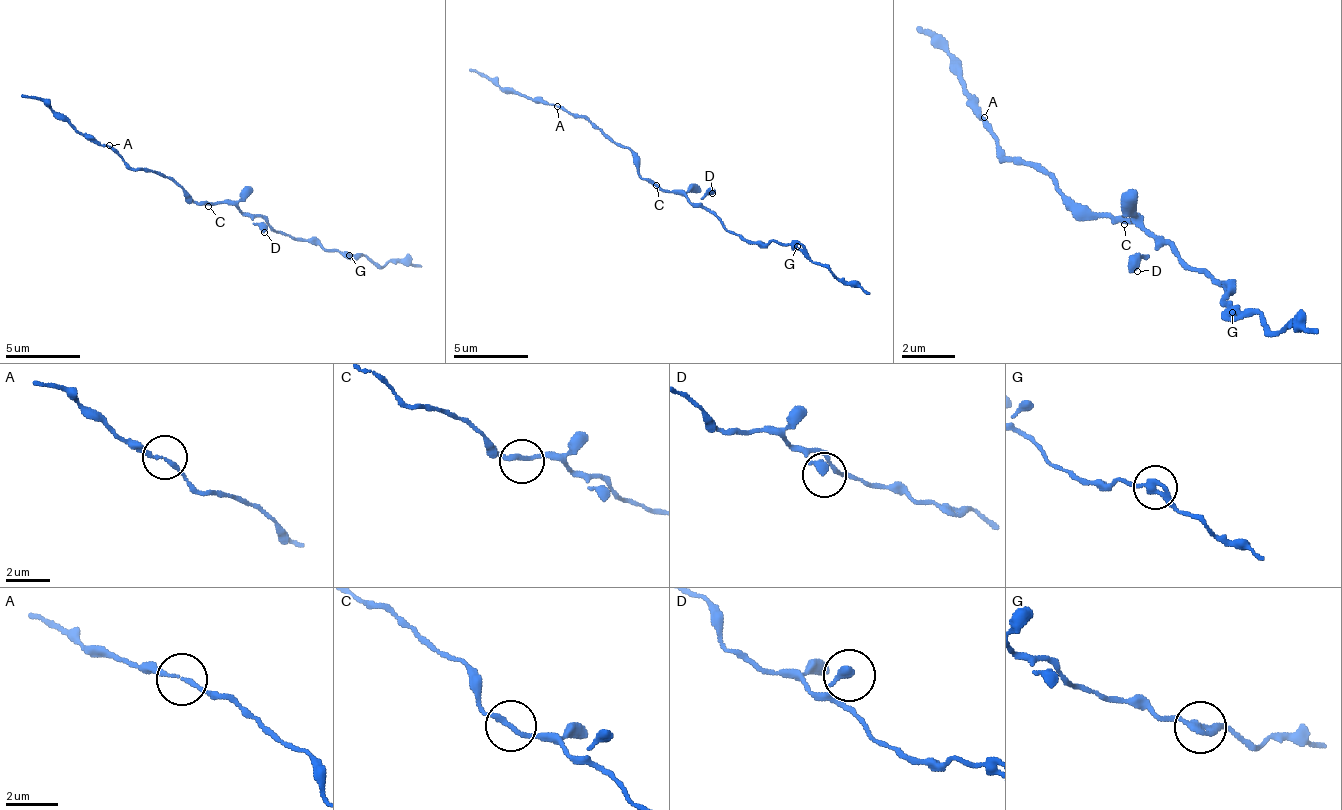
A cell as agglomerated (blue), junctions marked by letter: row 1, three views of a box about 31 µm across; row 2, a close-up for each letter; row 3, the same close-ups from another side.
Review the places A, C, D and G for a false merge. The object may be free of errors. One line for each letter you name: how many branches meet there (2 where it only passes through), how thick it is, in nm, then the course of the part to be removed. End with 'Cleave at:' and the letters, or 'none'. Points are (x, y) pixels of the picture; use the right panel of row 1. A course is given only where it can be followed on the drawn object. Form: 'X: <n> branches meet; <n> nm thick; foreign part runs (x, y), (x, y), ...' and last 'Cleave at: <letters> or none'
Cleave at: none

